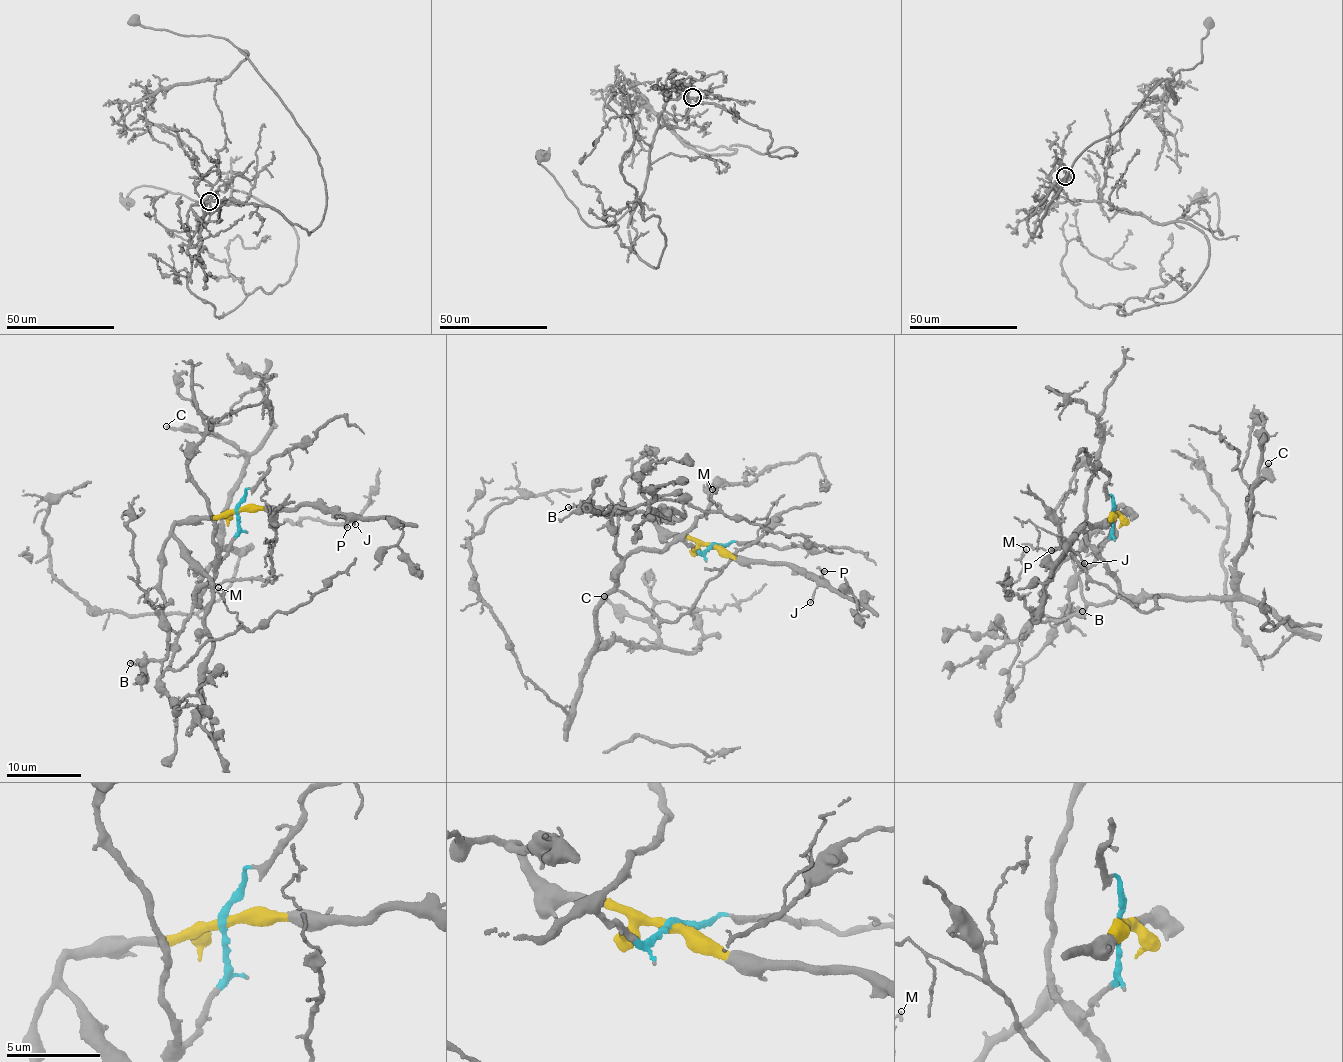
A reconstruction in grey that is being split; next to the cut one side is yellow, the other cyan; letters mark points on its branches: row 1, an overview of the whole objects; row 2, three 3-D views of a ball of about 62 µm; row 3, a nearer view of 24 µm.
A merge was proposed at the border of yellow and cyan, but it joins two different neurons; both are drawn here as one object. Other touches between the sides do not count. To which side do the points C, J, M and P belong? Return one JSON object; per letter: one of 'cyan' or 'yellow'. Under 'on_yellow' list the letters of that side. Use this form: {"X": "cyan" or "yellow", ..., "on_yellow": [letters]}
{"C": "cyan", "J": "yellow", "M": "cyan", "P": "yellow", "on_yellow": ["J", "P"]}

